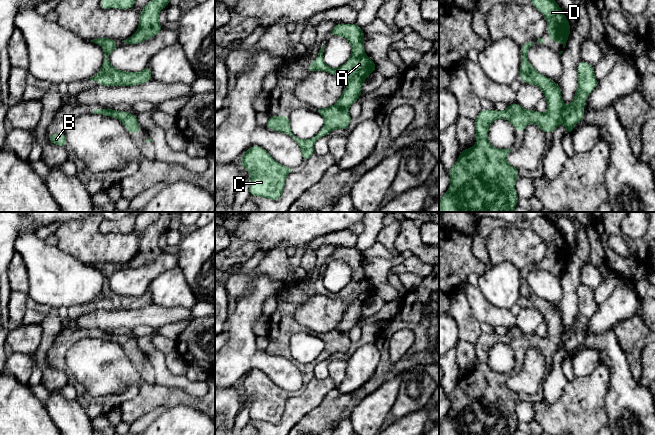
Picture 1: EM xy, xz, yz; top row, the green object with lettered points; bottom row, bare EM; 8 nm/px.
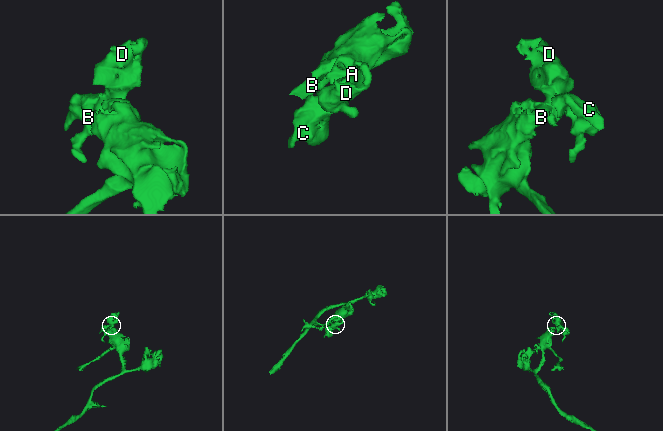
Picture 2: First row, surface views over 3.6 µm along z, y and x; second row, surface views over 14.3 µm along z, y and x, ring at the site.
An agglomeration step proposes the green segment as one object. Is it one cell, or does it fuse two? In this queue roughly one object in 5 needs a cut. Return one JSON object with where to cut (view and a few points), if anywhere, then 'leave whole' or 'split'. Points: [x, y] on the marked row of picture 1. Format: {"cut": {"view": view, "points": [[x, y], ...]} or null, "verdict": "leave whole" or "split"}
{"cut": null, "verdict": "leave whole"}

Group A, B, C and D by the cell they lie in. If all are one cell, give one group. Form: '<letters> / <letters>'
A B C D

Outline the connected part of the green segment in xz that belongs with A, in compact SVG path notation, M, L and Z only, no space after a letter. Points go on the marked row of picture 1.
M337 23L330 31L332 36L343 36L351 45L351 56L342 66L333 69L327 66L323 60L325 45L319 50L315 62L310 62L308 73L324 71L331 75L341 75L348 78L348 83L338 101L328 108L317 108L315 112L322 115L325 124L314 137L303 140L291 132L289 116L269 116L266 127L272 131L279 131L290 136L300 147L302 160L307 161L314 154L314 144L319 139L328 135L331 131L341 128L346 130L352 117L349 114L349 107L358 101L362 93L362 85L370 73L376 71L374 63L365 54L363 44L365 33L356 23Z

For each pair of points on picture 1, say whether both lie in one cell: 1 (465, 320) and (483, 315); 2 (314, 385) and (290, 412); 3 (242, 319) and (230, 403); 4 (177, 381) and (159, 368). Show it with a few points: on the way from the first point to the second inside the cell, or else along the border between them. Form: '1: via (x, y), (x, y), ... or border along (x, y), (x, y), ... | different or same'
1: border along (465, 296), (472, 315), (480, 324) | different
2: via (311, 392), (297, 406) | same
3: border along (239, 384), (225, 389) | different
4: via (173, 381), (163, 372) | same

